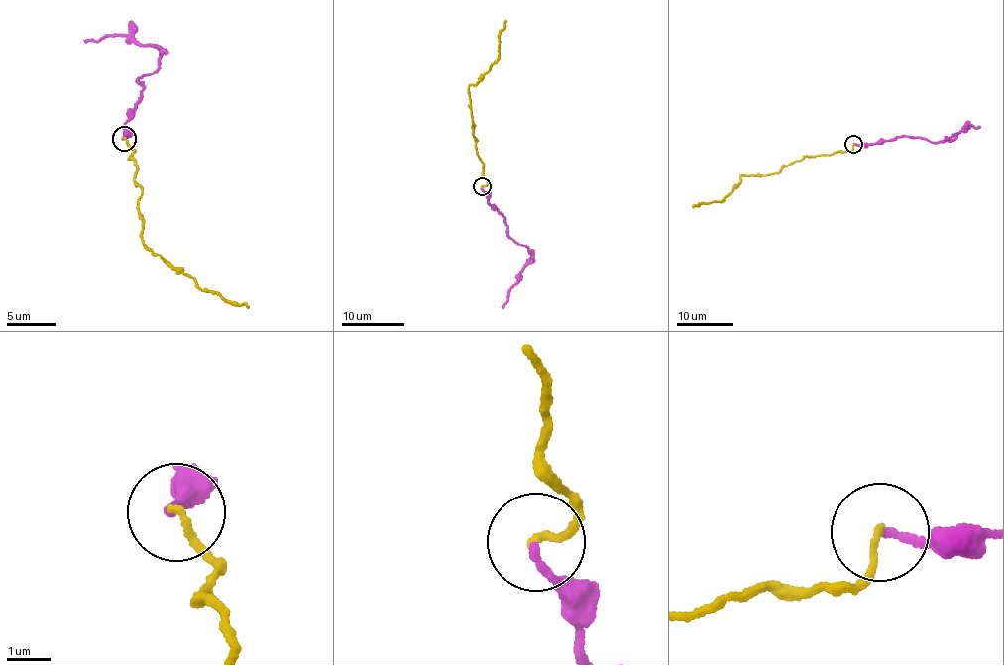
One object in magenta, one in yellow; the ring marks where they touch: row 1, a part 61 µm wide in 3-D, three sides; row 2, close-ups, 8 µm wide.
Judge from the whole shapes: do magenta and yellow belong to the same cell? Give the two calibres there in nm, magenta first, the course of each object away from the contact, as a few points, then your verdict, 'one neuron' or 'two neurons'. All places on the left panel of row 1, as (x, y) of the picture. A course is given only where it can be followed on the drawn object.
180 nm thick on the magenta side, 140 nm on the other; magenta runs (125, 139), (125, 126), (144, 88), (138, 79), (157, 72), (160, 51), (134, 39), (112, 35), (83, 41); yellow runs (125, 139), (135, 151), (131, 157), (141, 188), (139, 237), (149, 251), (201, 288), (248, 308); one neuron

